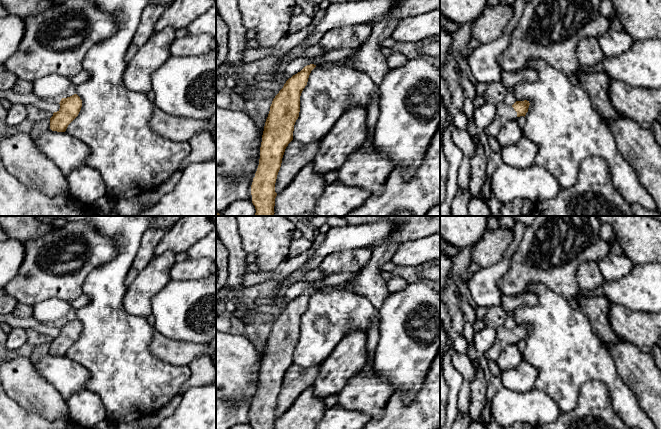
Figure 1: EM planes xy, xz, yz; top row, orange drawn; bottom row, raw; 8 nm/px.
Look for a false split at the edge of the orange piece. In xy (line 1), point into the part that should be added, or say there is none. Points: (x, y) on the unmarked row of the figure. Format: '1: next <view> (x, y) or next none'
1: next none

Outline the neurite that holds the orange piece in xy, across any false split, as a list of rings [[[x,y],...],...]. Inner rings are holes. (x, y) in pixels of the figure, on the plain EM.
[[[77,318],[60,325],[60,333],[50,342],[50,353],[57,356],[65,356],[68,349],[78,340],[82,324]]]

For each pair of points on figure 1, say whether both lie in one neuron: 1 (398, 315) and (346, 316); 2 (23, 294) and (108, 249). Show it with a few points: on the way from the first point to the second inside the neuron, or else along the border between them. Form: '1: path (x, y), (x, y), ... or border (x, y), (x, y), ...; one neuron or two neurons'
1: border (378, 309), (380, 320); two neurons
2: path (44, 278), (73, 277), (87, 265); one neuron

